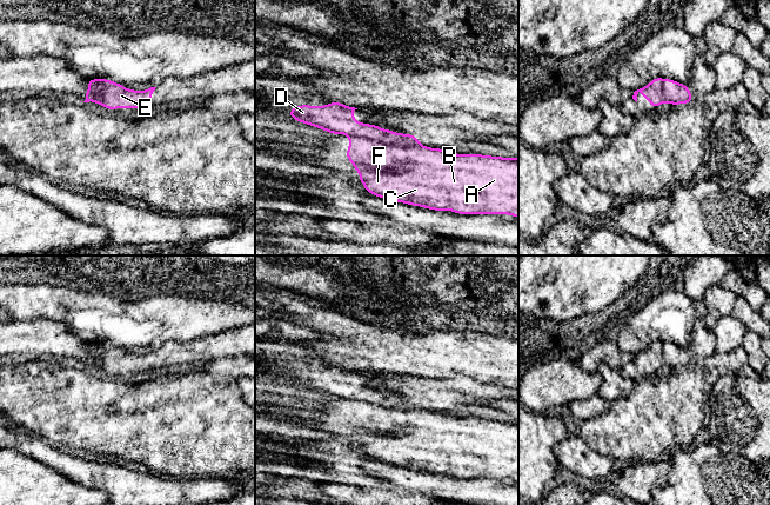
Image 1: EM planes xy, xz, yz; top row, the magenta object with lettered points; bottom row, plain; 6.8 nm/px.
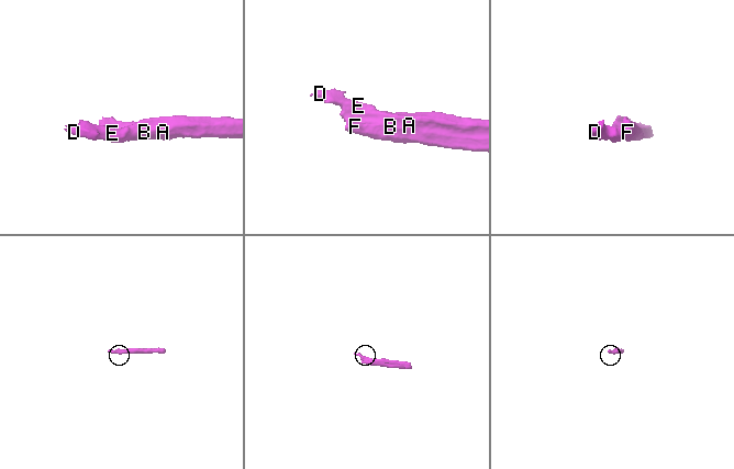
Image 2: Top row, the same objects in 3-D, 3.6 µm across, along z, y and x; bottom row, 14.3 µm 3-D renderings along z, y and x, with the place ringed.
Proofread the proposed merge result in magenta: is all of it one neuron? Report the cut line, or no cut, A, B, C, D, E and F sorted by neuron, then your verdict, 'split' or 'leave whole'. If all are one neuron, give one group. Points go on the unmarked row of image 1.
cut in xz along (349, 399), (366, 400), (388, 407), (420, 410); A B C F / D E; split

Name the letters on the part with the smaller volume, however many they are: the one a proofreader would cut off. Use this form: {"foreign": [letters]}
{"foreign": ["D", "E"]}

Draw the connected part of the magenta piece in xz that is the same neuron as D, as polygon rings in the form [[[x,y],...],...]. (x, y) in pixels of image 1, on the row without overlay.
[[[333,365],[324,370],[294,370],[288,377],[292,383],[299,386],[333,398],[361,400],[388,408],[421,410],[420,404],[414,398],[401,398],[383,393],[377,388],[357,386],[353,379],[355,373],[357,372]]]

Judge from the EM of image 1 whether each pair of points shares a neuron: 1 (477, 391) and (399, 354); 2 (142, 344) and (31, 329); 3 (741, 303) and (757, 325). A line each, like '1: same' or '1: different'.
1: different
2: different
3: same

